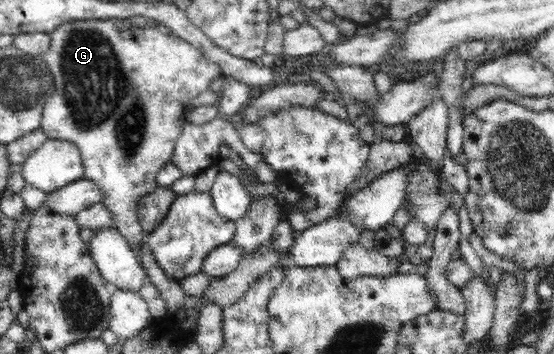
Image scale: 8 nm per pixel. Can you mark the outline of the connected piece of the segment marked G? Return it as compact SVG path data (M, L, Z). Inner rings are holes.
M127 19L127 20L99 20L99 21L97 21L97 20L71 20L71 22L67 22L67 24L63 24L63 26L59 26L59 28L57 28L57 30L55 30L55 31L53 31L53 32L50 32L50 34L49 34L49 35L50 35L50 47L49 47L49 48L48 48L48 49L47 49L47 50L46 50L46 51L45 51L45 52L44 52L44 53L43 53L43 54L42 54L42 55L41 55L41 57L42 57L42 59L43 59L43 60L44 60L44 61L45 61L45 62L46 62L46 63L47 63L47 66L48 66L48 67L49 67L49 68L50 68L50 71L51 71L51 72L52 72L52 76L53 76L53 77L54 77L54 84L55 84L55 89L56 89L56 90L55 90L55 92L54 92L54 93L53 93L53 94L51 94L51 97L49 97L49 100L47 100L47 102L46 102L46 103L45 103L45 106L44 106L44 107L43 107L43 110L42 110L42 121L41 121L41 124L40 124L40 127L41 127L41 129L43 129L43 131L45 131L45 135L47 135L47 139L61 139L61 140L67 140L67 141L71 141L71 142L73 142L73 143L75 143L75 145L77 145L77 147L79 147L79 150L80 150L80 153L81 153L81 158L82 158L82 161L83 161L83 164L84 164L84 167L85 167L85 174L83 174L83 177L85 177L85 179L89 179L89 180L92 180L92 181L95 181L95 183L97 183L97 185L99 185L99 189L101 189L101 203L105 203L105 205L107 205L107 207L109 207L109 211L111 211L111 213L113 213L113 216L114 216L114 220L115 220L115 223L116 223L116 228L115 228L115 230L117 230L117 231L119 231L119 233L121 233L121 235L123 235L123 237L125 237L125 239L127 239L127 243L129 243L129 245L131 245L131 249L133 249L133 251L135 251L135 255L137 255L137 257L139 257L139 261L140 261L140 256L138 256L138 254L139 254L139 251L140 251L140 244L141 244L141 243L143 243L143 242L145 242L145 238L146 238L146 237L147 237L147 236L145 236L145 235L144 235L144 234L143 234L143 232L142 232L142 231L141 231L141 225L139 225L139 221L137 221L137 216L136 216L136 210L137 210L137 203L138 203L138 200L139 200L139 199L140 199L140 198L143 198L143 196L145 196L145 195L146 195L146 194L149 194L149 193L152 193L152 192L153 192L153 191L154 191L154 190L155 190L155 189L156 189L156 188L157 188L157 187L158 187L158 184L157 184L157 183L156 183L156 176L157 176L157 173L158 173L158 172L159 172L159 170L161 170L161 169L162 169L162 168L163 168L163 167L164 167L164 166L165 166L165 164L167 164L167 163L169 163L169 162L170 162L170 161L171 161L171 158L172 158L172 156L173 156L173 153L174 153L174 146L175 146L175 145L176 145L176 140L177 140L177 139L178 139L178 138L179 138L179 135L180 135L180 134L181 134L181 131L182 131L182 128L183 128L183 125L184 125L184 124L185 124L185 123L186 123L186 122L187 122L187 121L188 121L188 119L187 119L187 106L188 106L188 105L189 105L189 102L191 102L191 100L193 100L193 99L194 99L194 98L195 98L195 97L197 97L197 96L199 96L199 94L201 94L201 92L206 92L206 91L207 91L207 90L210 90L210 86L211 86L211 83L212 83L212 82L213 82L213 81L214 81L214 80L215 80L215 79L216 79L216 78L218 78L218 77L219 77L219 76L220 76L220 74L222 74L222 70L221 70L221 69L220 69L220 68L219 68L219 65L217 65L217 64L215 64L215 63L212 63L212 62L211 62L211 61L210 61L210 60L209 60L209 59L207 59L207 57L206 57L206 56L205 56L205 55L204 55L204 54L203 54L203 53L202 53L202 52L199 52L199 49L198 49L198 48L195 48L195 45L192 45L192 44L189 44L189 43L188 43L188 42L187 42L187 41L185 41L185 40L183 40L183 39L182 39L182 38L181 38L181 37L179 37L179 36L177 36L177 35L174 35L174 34L173 34L173 33L171 33L171 34L170 34L170 35L167 35L167 34L163 34L163 32L161 32L161 30L157 30L157 28L156 28L156 27L155 27L155 28L144 28L144 29L137 29L137 28L135 28L135 27L134 27L134 25L133 25L133 24L132 24L132 23L131 23L131 20L130 20L130 19Z

